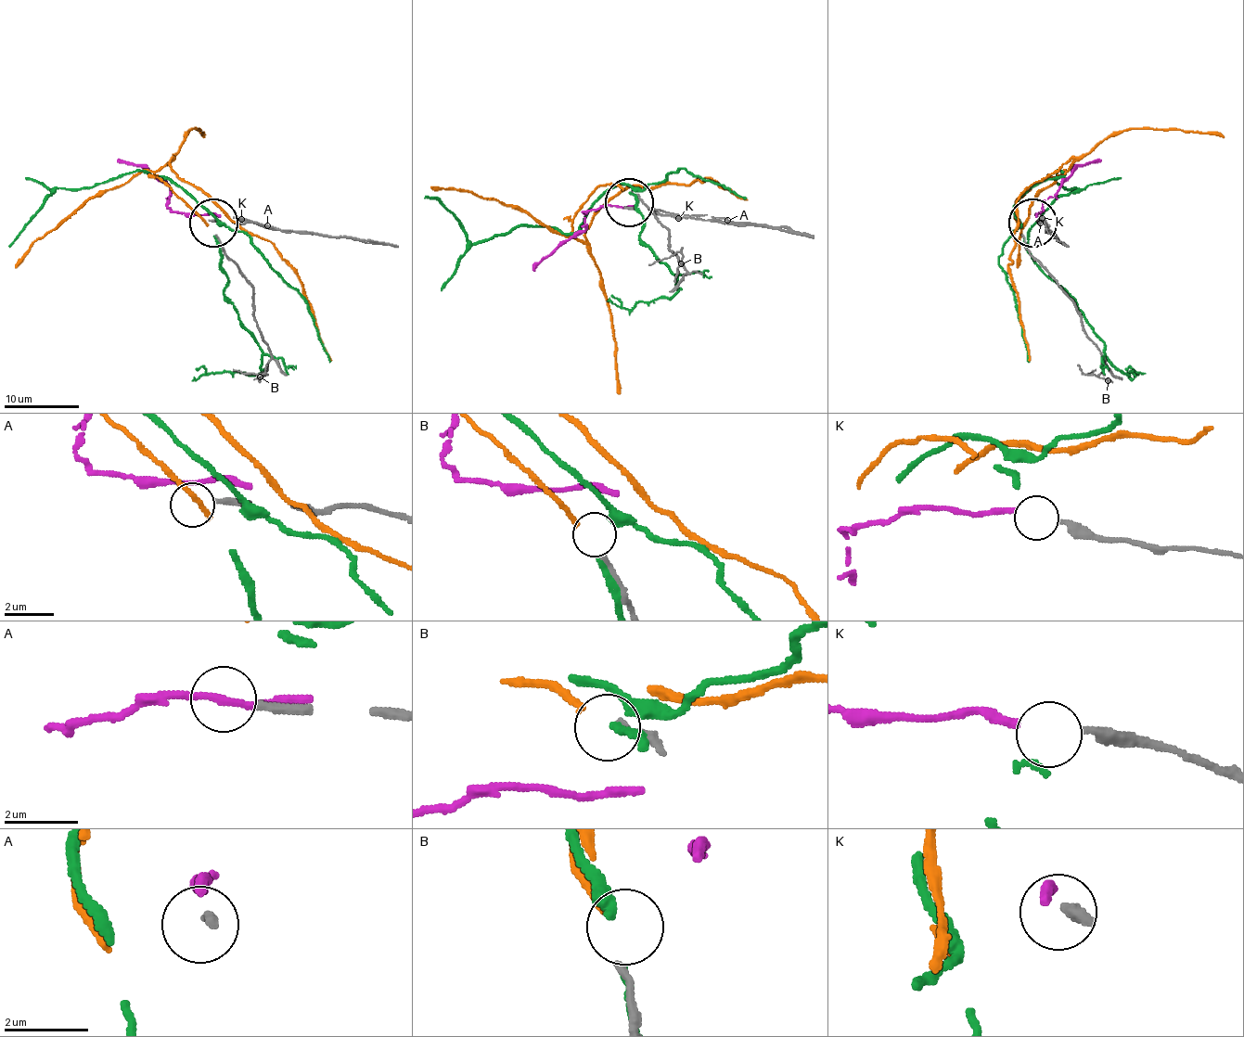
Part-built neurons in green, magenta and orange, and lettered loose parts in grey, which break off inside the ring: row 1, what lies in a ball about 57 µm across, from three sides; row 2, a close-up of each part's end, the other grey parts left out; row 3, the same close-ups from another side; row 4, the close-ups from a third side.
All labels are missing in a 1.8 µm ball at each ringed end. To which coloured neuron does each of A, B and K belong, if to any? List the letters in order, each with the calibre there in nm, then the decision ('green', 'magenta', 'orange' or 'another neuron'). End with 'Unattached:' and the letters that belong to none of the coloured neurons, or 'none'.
A: calibre 220 nm; another neuron
B: calibre 150 nm; orange
K: calibre 320 nm; magenta
Unattached: A

